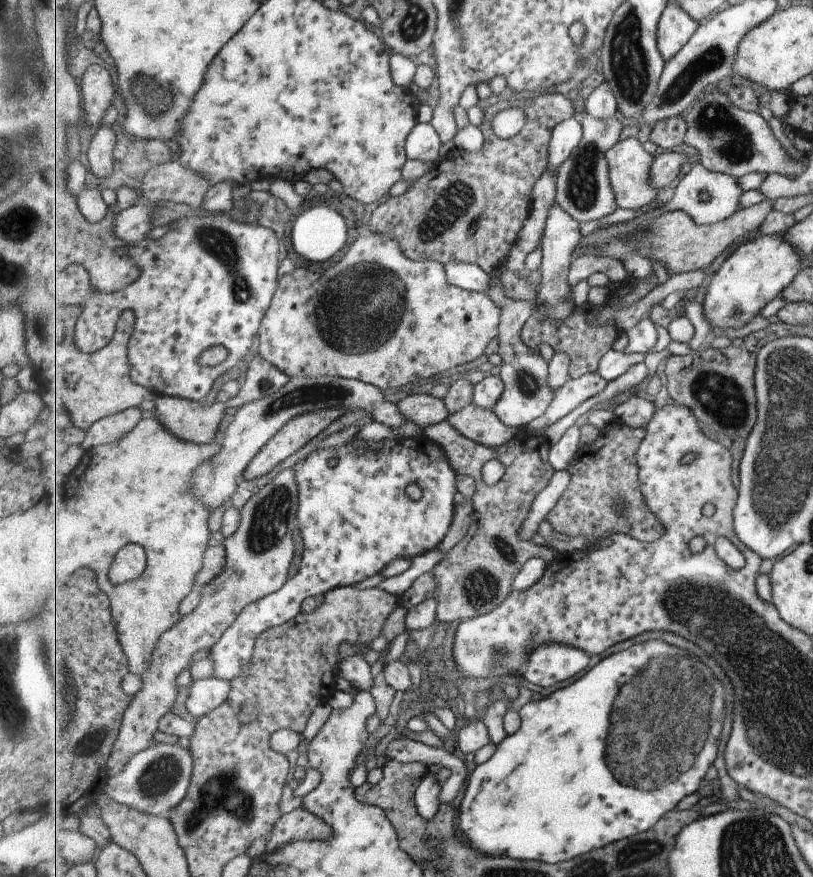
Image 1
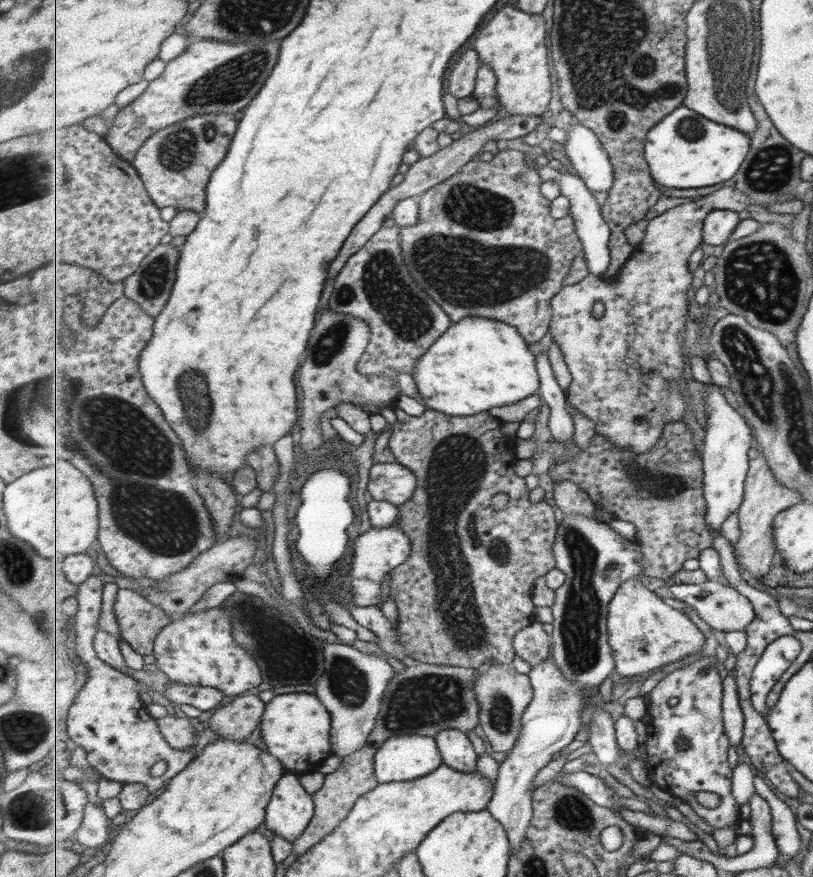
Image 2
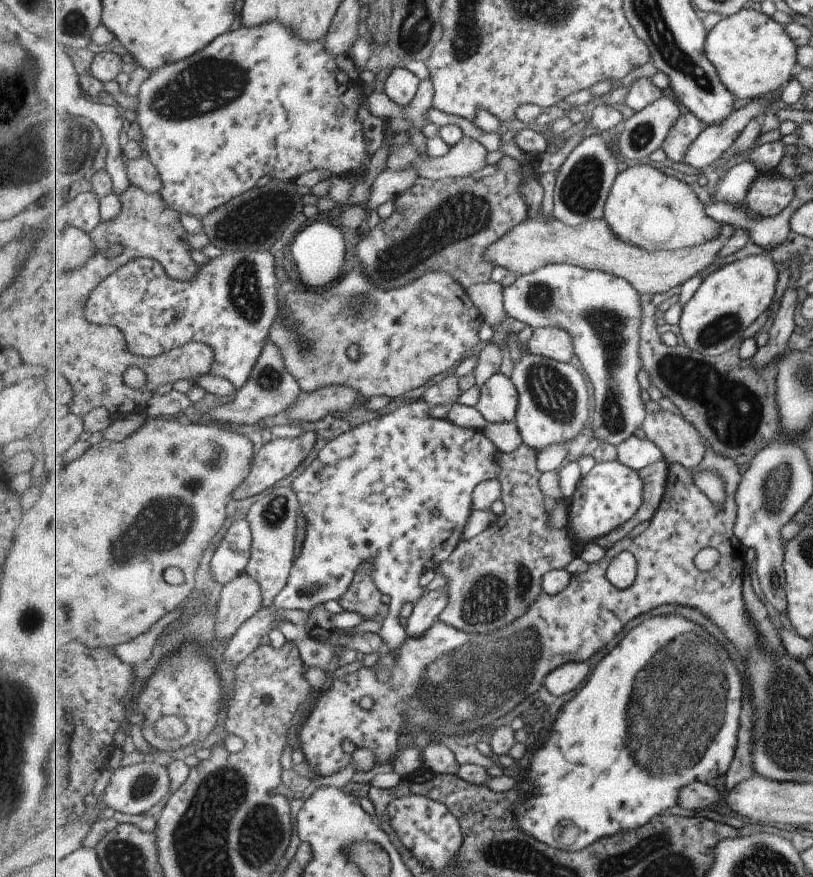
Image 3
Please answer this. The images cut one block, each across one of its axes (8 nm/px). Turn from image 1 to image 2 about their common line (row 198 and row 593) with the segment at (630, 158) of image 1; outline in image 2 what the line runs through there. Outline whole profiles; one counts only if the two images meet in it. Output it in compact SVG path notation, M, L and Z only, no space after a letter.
M636 576L631 580L625 580L613 597L608 616L608 633L609 644L612 645L612 653L616 660L615 670L619 675L627 676L627 678L629 676L635 678L639 674L651 674L655 670L661 670L667 664L679 662L685 656L699 652L705 646L705 640L707 640L705 634L699 630L699 626L687 614L656 596L653 591L645 588L643 582L640 582Z

